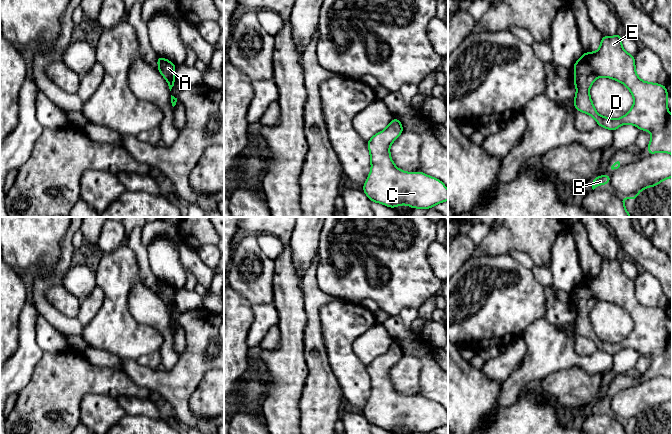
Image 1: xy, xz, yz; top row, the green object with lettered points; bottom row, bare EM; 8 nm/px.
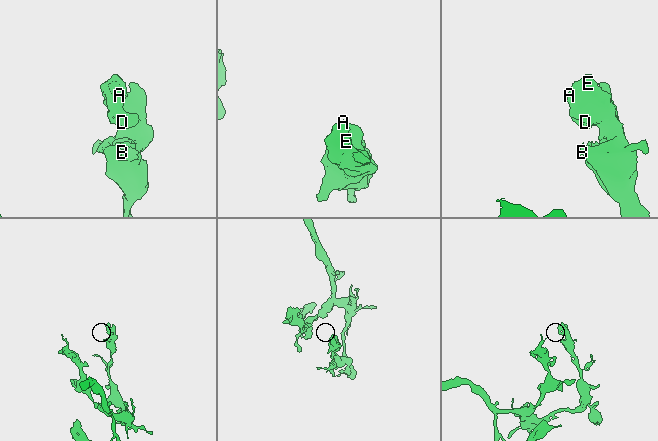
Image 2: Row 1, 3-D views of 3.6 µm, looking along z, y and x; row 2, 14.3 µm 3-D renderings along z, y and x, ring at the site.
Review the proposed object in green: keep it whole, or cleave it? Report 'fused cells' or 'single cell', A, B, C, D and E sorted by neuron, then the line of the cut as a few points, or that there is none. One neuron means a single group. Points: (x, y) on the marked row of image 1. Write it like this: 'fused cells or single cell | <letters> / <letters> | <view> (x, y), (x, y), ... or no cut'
single cell | A B C D E | no cut

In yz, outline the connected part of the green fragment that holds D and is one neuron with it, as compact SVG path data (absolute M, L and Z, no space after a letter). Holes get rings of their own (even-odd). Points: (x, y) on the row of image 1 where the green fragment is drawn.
M622 35L602 36L600 47L596 52L585 52L573 65L576 95L573 99L575 109L592 116L599 127L615 131L620 126L631 124L641 131L650 131L651 140L647 146L648 154L666 152L672 156L672 114L668 111L668 91L665 85L646 82L636 73L634 55L627 53L622 47ZM599 77L607 77L624 84L634 99L632 108L621 118L609 118L597 113L590 97L589 90Z

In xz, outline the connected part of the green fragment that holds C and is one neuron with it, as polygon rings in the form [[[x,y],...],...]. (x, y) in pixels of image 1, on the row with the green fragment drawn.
[[[393,118],[384,130],[367,142],[371,171],[362,190],[373,203],[390,208],[399,205],[408,205],[412,209],[433,208],[448,200],[445,184],[421,171],[400,170],[392,161],[390,146],[403,129],[400,120]]]

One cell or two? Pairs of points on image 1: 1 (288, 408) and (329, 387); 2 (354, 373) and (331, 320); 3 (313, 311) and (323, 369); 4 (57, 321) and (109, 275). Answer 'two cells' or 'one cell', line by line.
1: two cells
2: one cell
3: one cell
4: two cells

